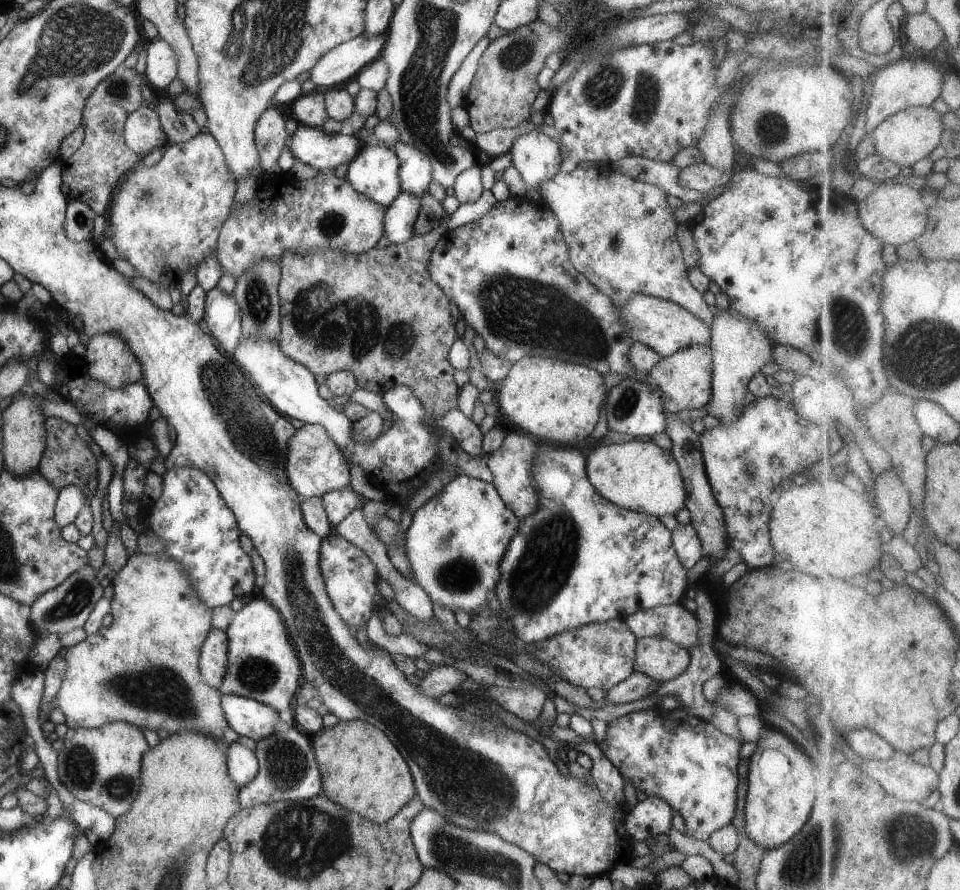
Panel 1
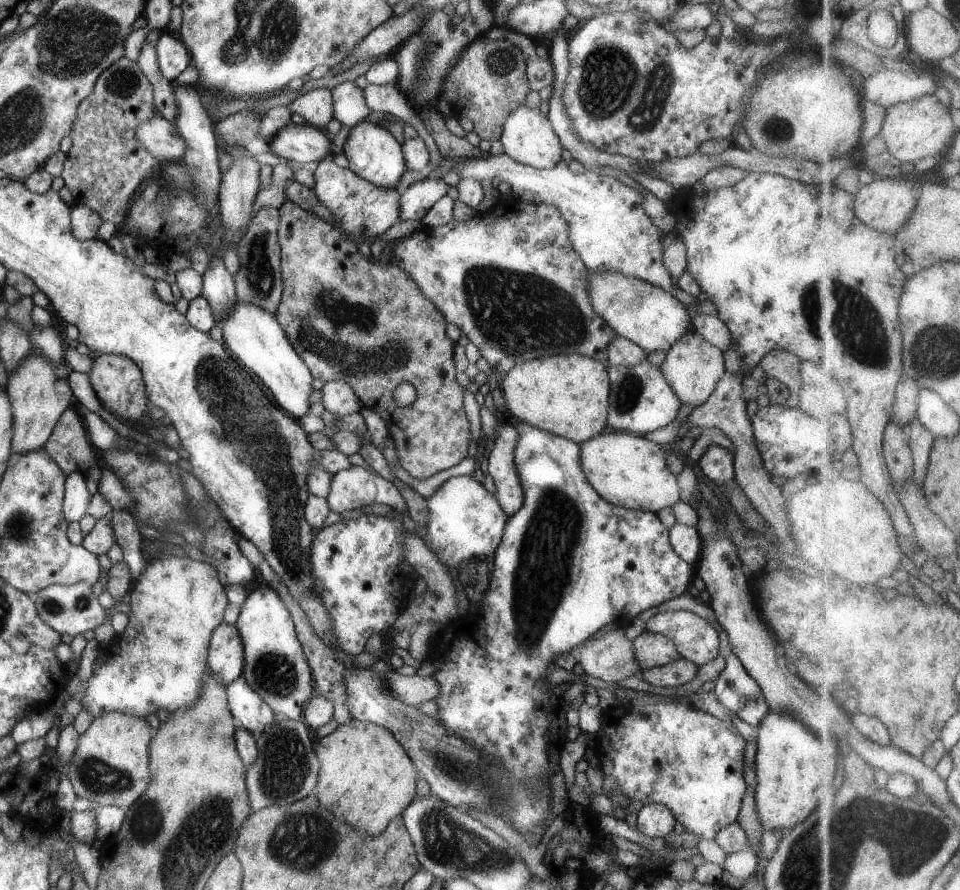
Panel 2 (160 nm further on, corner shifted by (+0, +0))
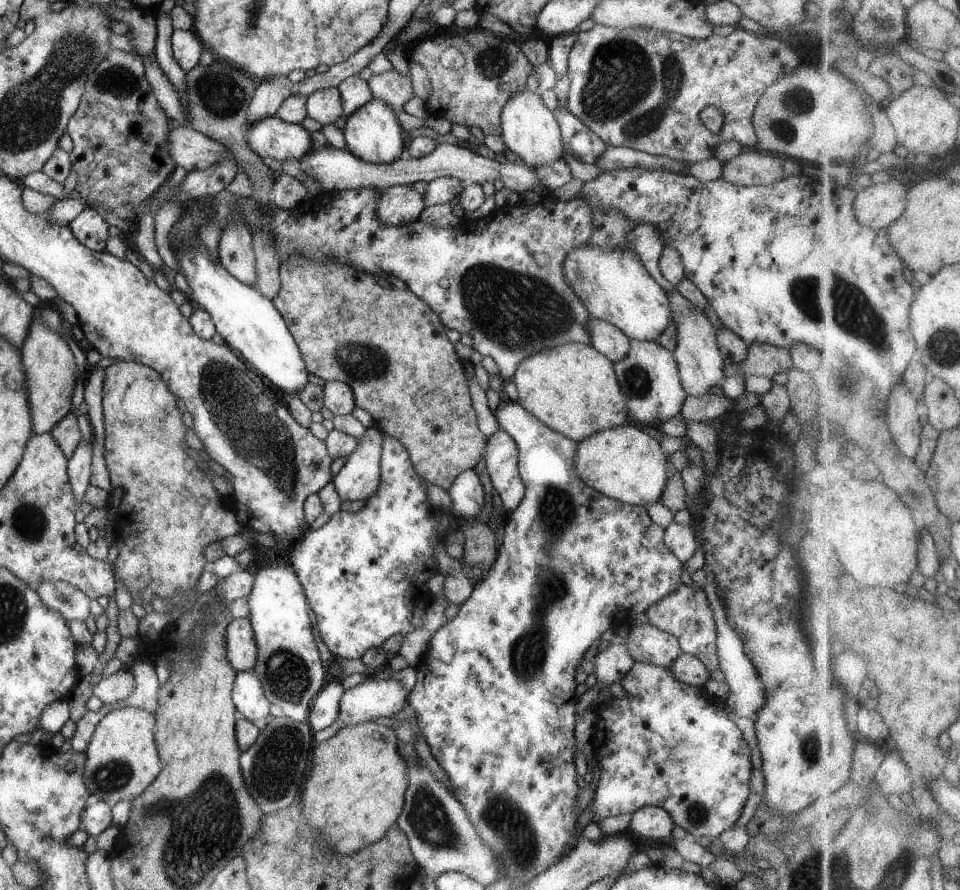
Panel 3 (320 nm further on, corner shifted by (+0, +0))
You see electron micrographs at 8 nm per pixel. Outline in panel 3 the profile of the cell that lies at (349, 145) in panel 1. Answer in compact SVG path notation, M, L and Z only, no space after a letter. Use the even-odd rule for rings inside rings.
M278 116L250 124L244 131L250 150L262 159L301 160L315 148L311 134L302 125L284 122Z

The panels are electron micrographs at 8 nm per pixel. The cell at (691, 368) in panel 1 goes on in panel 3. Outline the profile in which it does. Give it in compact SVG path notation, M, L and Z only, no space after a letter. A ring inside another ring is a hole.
M674 289L668 293L670 308L672 308L672 319L676 320L676 350L672 352L674 362L678 366L678 376L682 388L687 396L704 396L711 387L718 386L724 380L724 358L720 354L716 344L717 330L712 326L705 312L686 300L678 290Z

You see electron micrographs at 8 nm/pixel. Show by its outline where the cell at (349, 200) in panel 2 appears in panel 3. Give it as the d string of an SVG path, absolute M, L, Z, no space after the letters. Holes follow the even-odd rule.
M405 185L378 188L378 204L376 218L386 225L406 225L419 221L424 210L422 195L415 188Z

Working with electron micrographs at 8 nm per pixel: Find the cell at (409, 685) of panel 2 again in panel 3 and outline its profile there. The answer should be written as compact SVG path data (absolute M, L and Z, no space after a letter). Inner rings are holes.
M372 675L345 691L340 700L338 722L356 726L379 718L393 717L408 705L410 691L399 680L374 680Z

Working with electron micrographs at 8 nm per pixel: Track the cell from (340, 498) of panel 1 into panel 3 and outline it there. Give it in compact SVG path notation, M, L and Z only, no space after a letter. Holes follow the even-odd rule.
M375 426L366 430L358 446L331 481L341 502L366 501L380 486L382 436Z

